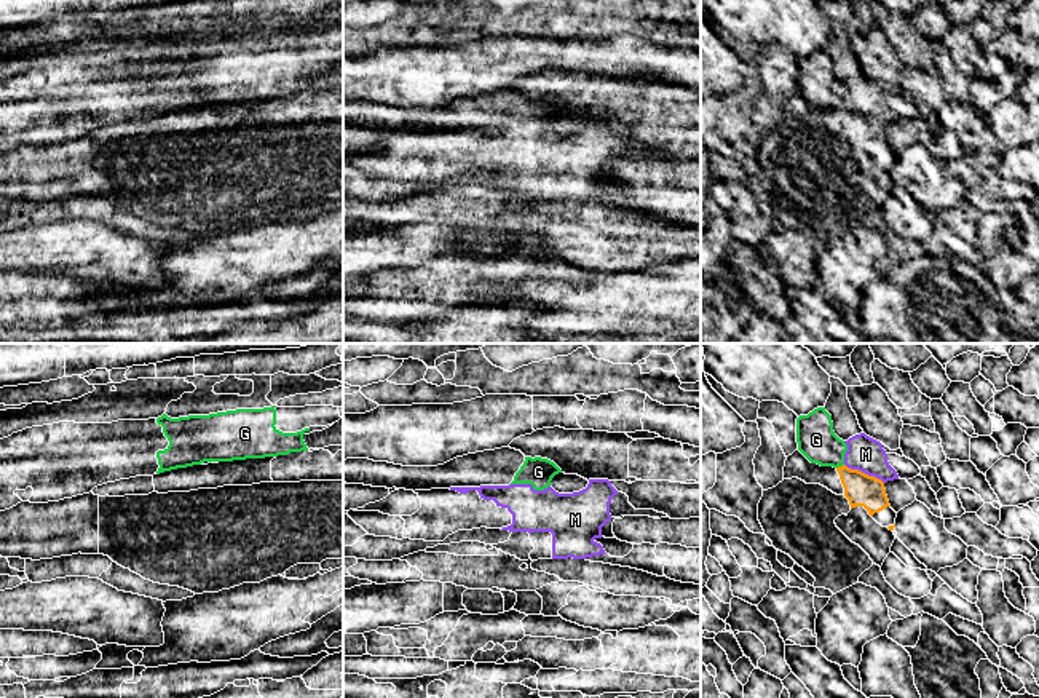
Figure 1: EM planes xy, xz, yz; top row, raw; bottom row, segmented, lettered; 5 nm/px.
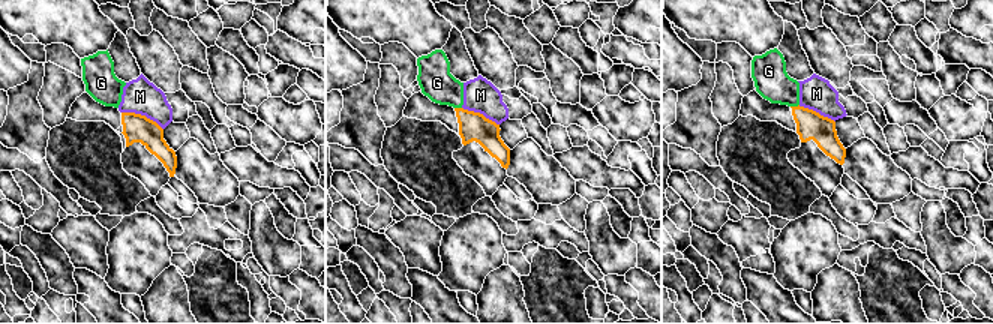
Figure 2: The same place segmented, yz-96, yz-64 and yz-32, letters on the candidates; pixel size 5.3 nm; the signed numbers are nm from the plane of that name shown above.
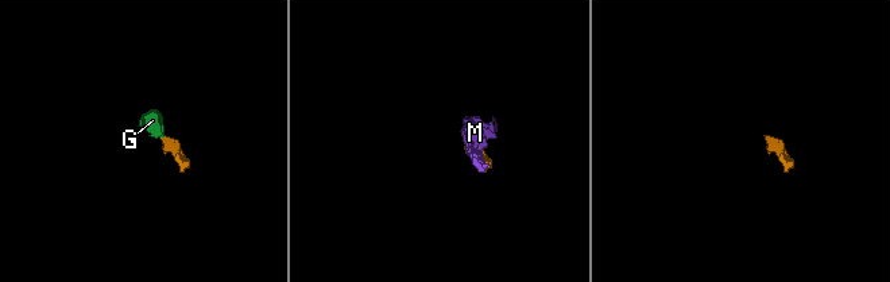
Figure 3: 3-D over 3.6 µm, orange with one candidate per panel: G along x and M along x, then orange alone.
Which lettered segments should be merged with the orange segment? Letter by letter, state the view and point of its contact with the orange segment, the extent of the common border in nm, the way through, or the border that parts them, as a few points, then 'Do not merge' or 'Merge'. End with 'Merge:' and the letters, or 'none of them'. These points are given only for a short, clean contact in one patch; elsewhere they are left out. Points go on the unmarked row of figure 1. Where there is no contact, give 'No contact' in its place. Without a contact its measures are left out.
G: Touches orange at yz (840, 109). Shared border 50 nm. Boundary: yz (843, 106), (837, 111). Do not merge
M: Touches orange at yz (864, 115). Shared border 220 nm. Do not merge
Merge: none of them

